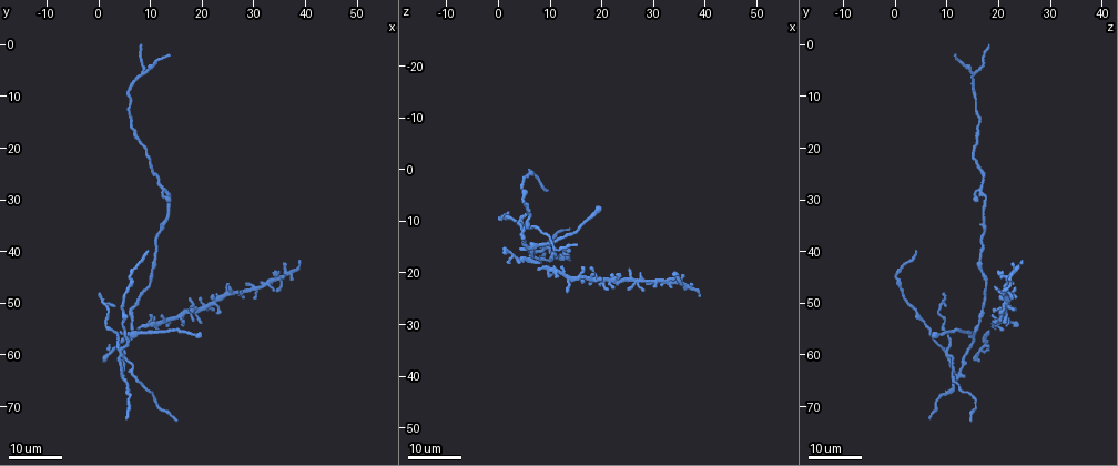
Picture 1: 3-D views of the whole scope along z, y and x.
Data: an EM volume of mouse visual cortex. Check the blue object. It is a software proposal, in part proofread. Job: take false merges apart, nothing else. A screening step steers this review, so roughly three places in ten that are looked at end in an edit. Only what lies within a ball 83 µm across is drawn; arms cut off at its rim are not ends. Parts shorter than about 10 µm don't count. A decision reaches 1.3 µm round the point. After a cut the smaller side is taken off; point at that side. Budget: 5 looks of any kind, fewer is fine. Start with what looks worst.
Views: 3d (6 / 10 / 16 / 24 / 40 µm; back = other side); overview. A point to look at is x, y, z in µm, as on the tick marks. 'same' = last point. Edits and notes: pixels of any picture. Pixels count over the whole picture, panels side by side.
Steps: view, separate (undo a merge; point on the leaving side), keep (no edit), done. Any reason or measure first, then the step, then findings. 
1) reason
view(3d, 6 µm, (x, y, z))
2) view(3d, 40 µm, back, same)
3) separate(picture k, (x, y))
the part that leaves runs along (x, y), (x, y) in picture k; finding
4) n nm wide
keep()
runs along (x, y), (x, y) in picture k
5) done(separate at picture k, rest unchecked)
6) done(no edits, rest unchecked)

view(3d, 24 µm, (4.5, 64.0, 12.0))

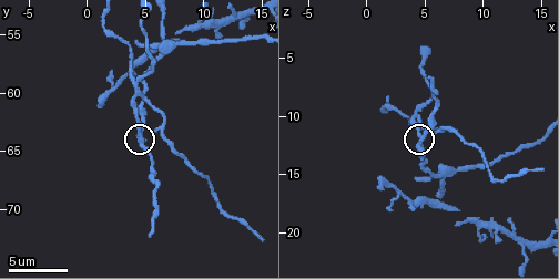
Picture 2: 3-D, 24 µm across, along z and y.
closer look
view(3d, 6 µm, same)

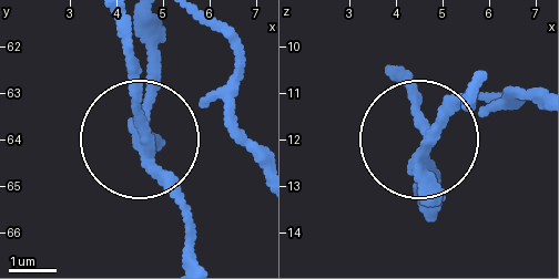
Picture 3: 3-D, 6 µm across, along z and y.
4 arms
separate(picture 3, (135, 101))
two neurons meet here

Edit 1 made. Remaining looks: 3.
side arm on a straight run
view(3d, 16 µm, (9.0, 5.5, 15.0))

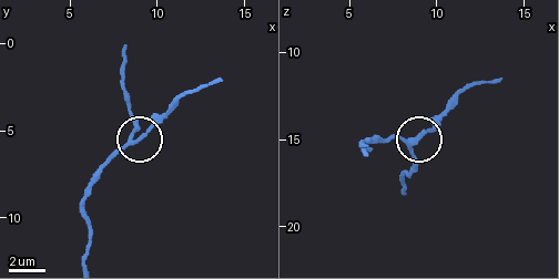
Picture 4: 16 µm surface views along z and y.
view(3d, 6 µm, (8.9, 5.4, 14.9))

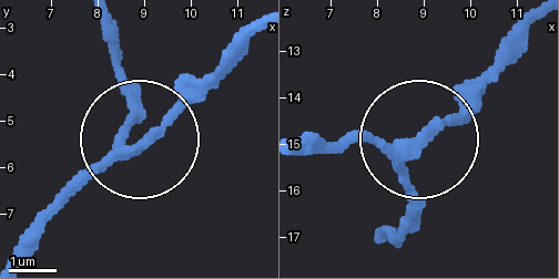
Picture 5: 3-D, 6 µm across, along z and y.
220 nm wide
keep()
continuous, no second neuron

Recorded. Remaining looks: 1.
done(separate at picture 3, rest unchecked)

